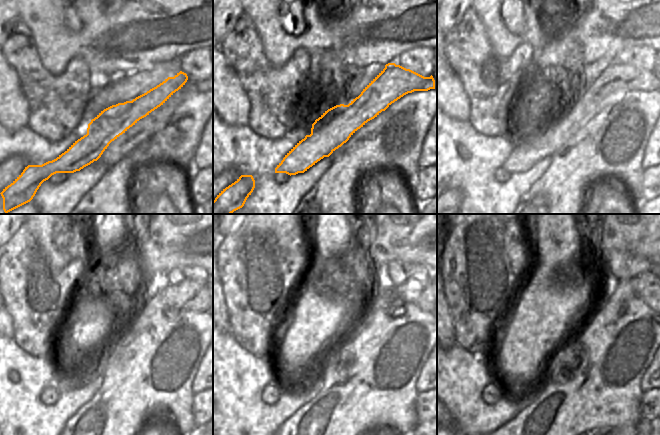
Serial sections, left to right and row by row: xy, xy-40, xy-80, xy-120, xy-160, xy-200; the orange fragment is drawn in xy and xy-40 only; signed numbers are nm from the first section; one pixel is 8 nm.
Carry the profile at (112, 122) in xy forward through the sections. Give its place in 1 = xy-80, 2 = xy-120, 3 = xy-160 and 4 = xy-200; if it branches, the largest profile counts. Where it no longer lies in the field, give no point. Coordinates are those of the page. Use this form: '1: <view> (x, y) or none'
1: xy-80 (617, 80)
2: xy-120 (188, 294)
3: xy-160 (413, 290)
4: xy-200 (640, 283)

